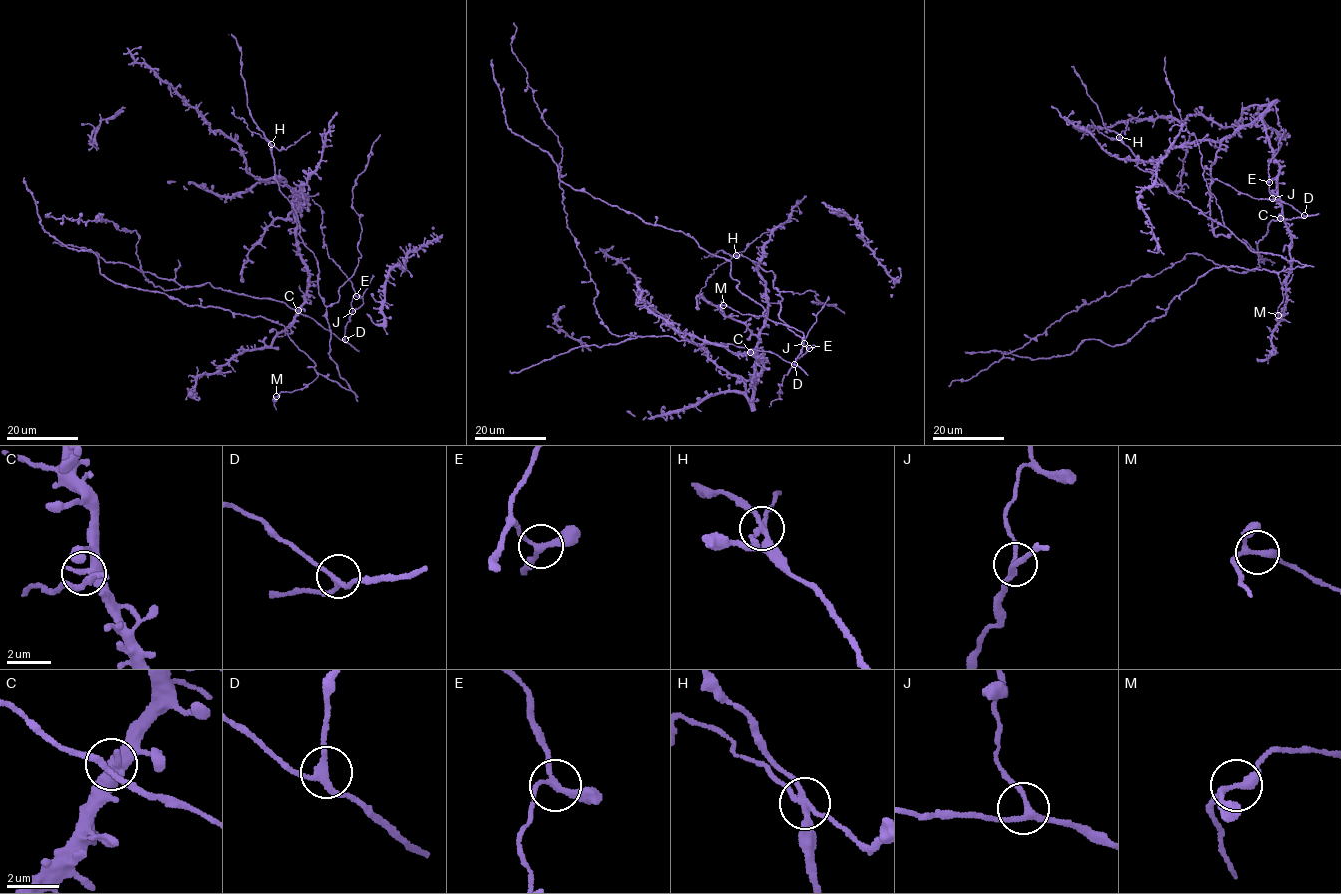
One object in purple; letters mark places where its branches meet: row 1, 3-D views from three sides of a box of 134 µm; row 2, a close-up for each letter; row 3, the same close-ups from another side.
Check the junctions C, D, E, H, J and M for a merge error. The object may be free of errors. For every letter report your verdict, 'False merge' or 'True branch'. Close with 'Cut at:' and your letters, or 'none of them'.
C: True branch
D: True branch
E: True branch
H: False merge
J: True branch
M: True branch
Cut at: H

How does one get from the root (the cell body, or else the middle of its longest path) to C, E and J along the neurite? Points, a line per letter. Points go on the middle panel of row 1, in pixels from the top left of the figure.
C: (755, 270), (765, 283), (767, 316), (751, 384), (752, 374), (762, 367), (760, 357), (750, 352)
E: (755, 270), (765, 283), (767, 316), (751, 383), (762, 367), (750, 349), (793, 364), (804, 344), (809, 348)
J: (755, 270), (765, 283), (767, 316), (751, 383), (762, 367), (760, 357), (750, 349), (793, 364), (804, 343)

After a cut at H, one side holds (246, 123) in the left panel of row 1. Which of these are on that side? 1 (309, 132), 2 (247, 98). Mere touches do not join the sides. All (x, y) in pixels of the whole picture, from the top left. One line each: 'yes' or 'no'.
1: yes
2: no

